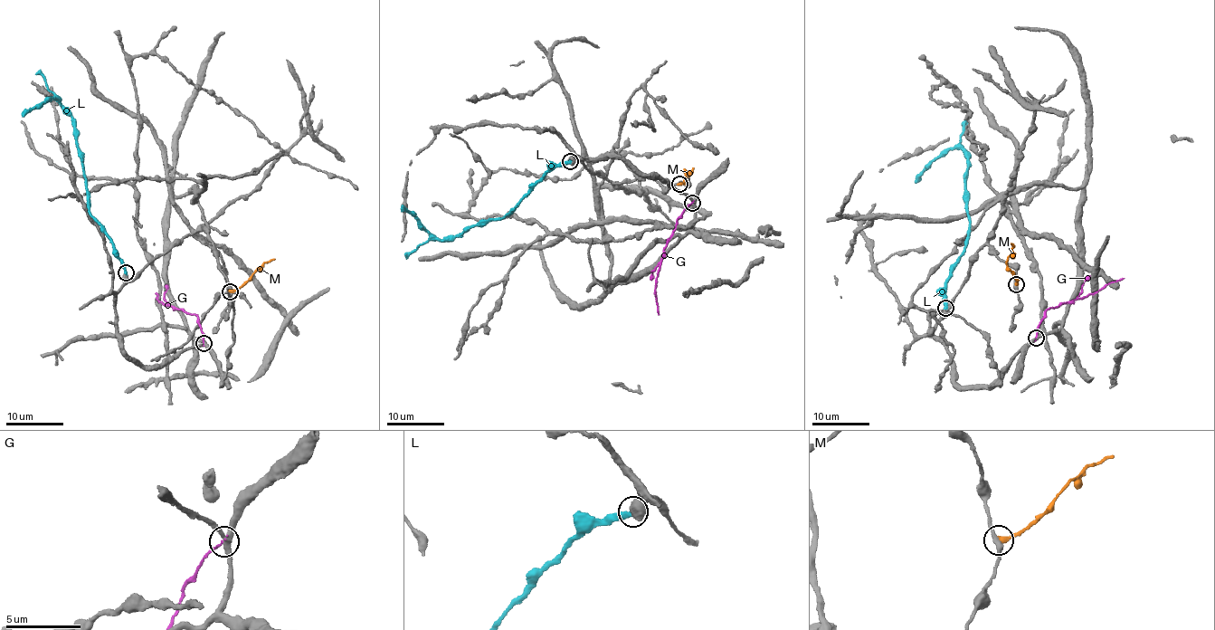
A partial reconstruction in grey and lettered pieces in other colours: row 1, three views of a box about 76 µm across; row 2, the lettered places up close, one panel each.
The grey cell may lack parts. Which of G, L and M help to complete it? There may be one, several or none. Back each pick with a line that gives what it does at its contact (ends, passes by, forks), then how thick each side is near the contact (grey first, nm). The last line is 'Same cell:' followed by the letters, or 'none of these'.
L: It ends there. Thickness 650 nm (grey) against 300 nm
Same cell: L

